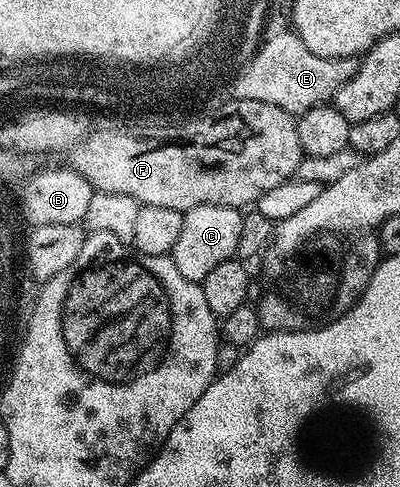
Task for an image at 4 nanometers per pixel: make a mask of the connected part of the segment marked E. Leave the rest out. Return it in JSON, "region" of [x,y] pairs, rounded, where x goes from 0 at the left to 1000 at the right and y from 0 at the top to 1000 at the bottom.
{"region":[[[733,64],[695,68],[645,92],[615,133],[598,144],[578,175],[583,205],[680,211],[700,228],[753,236],[780,220],[833,209],[840,187],[880,162],[895,144],[895,117],[800,117],[780,113],[770,97]]]}

